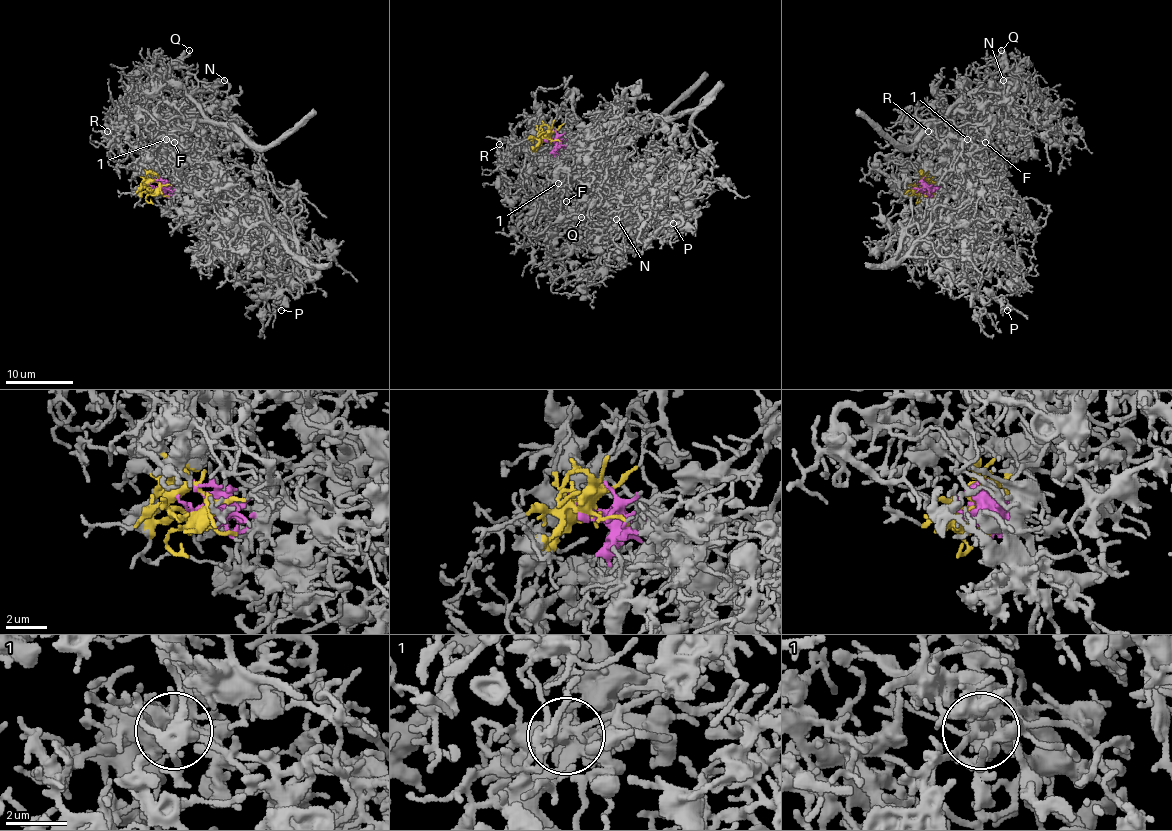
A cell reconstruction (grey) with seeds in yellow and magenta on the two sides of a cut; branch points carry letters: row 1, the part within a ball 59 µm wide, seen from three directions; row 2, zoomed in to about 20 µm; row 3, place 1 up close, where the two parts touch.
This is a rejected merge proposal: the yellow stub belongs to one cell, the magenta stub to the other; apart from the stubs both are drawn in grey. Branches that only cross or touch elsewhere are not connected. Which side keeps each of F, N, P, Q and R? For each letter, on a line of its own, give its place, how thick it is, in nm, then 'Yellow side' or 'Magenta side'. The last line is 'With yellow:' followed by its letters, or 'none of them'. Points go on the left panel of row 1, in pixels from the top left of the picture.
F: Place: (174, 142). Thickness 150 nm. Yellow side
N: Place: (224, 80). Thickness 200 nm. Yellow side
P: Place: (281, 310). Thickness 150 nm. Magenta side
Q: Place: (189, 50). Thickness 170 nm. Yellow side
R: Place: (107, 131). Thickness 130 nm. Yellow side
With yellow: F, N, Q, R

